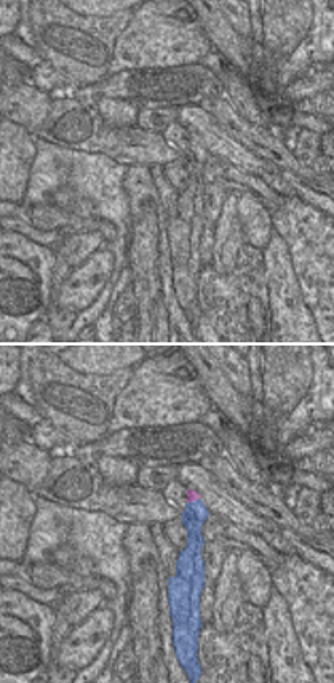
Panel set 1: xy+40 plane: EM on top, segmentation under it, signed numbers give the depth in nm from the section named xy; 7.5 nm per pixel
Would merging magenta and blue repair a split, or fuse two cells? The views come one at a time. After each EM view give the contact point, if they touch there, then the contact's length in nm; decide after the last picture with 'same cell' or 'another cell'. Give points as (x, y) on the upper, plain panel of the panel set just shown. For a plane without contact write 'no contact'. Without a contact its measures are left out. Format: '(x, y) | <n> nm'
(192, 143) | 100 nm

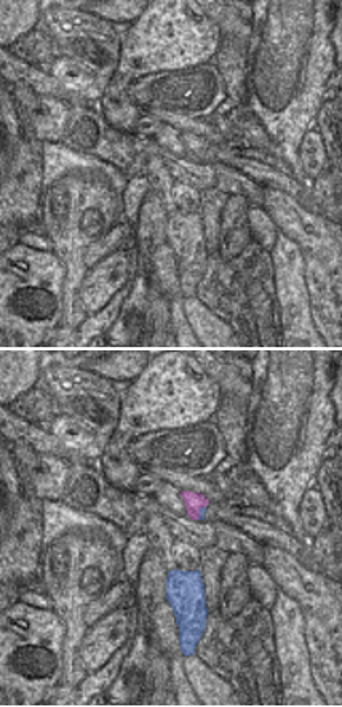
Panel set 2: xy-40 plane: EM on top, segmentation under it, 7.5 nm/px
(198, 154) | 130 nm

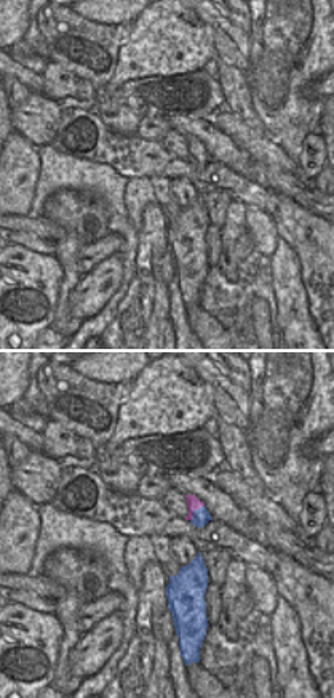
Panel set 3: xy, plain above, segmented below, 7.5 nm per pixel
(194, 151) | 170 nm

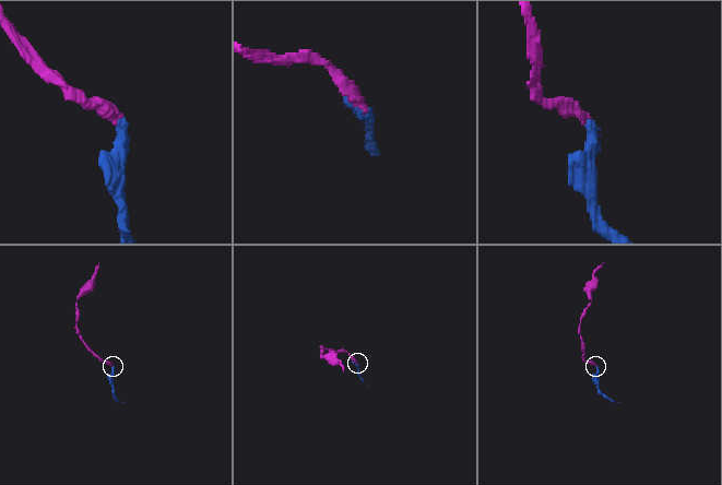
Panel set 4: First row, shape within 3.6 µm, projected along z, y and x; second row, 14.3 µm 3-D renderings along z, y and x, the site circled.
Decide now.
same cell

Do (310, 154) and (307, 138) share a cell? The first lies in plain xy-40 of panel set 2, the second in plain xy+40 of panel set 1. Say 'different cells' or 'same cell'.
same cell

